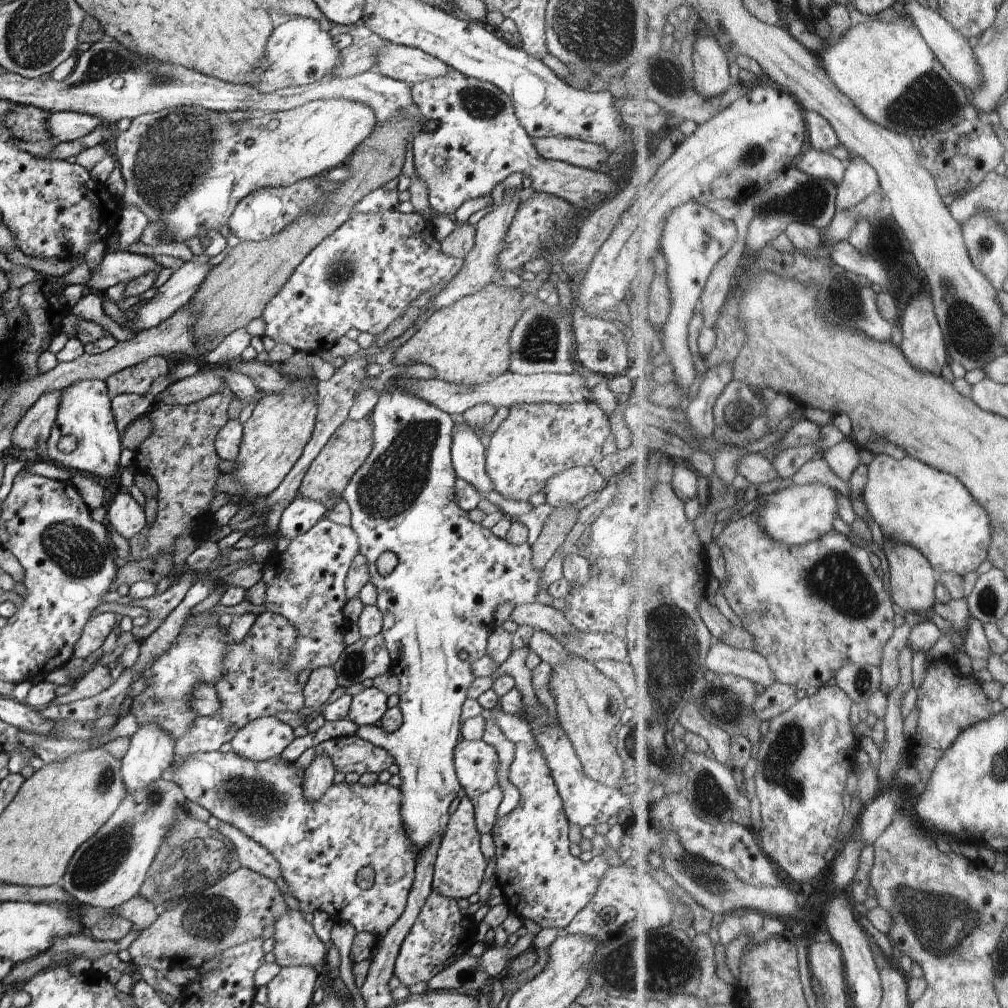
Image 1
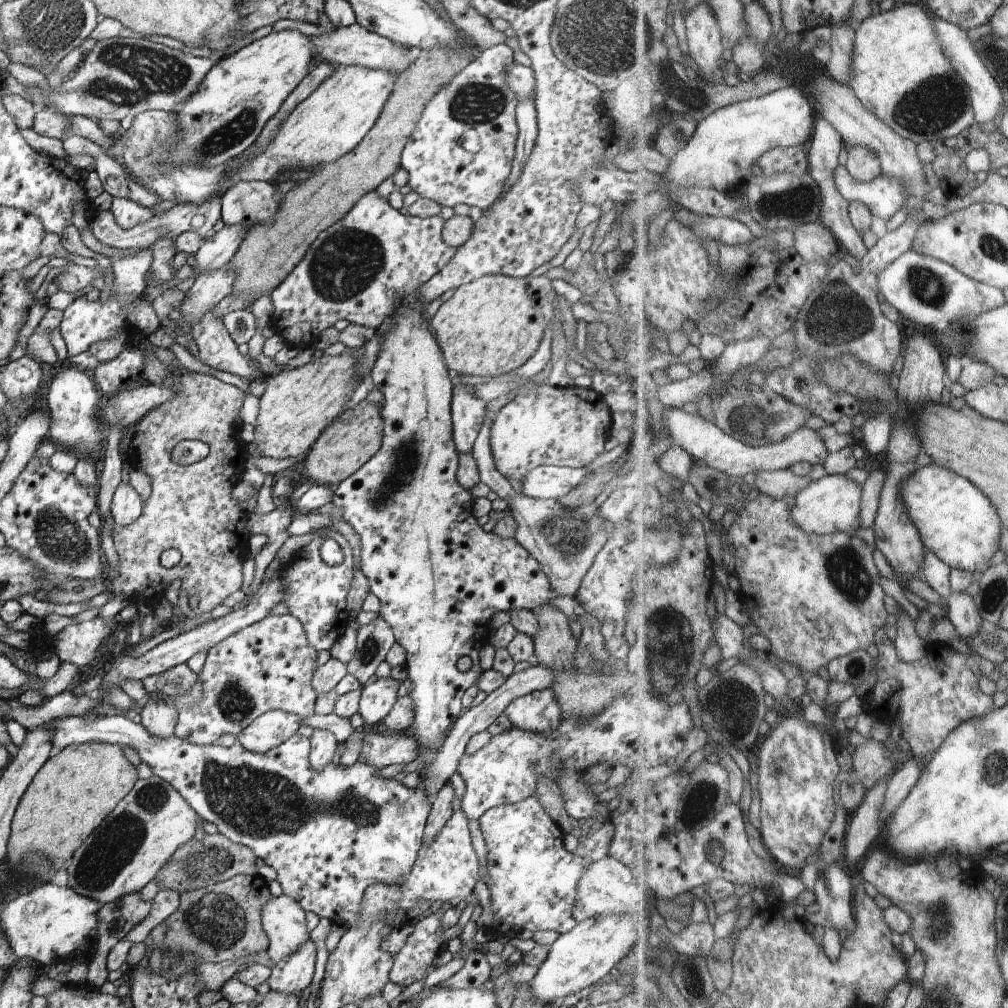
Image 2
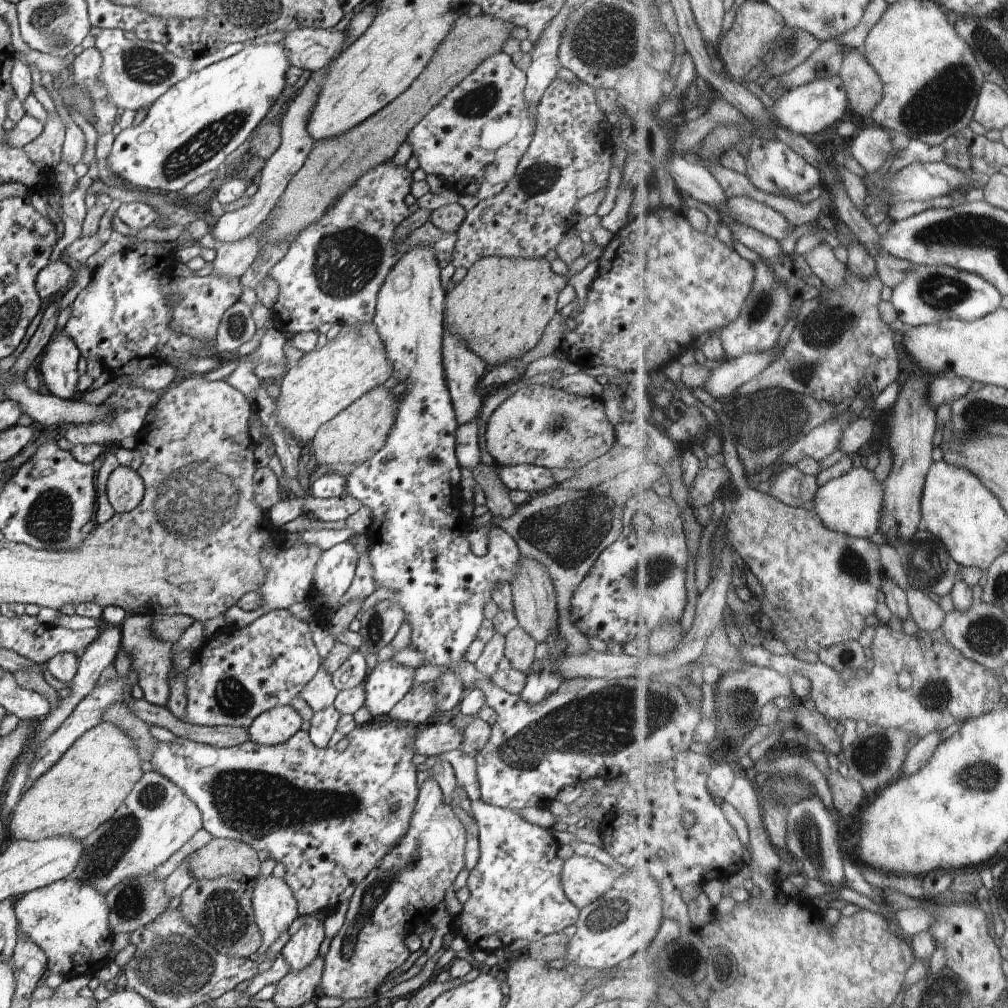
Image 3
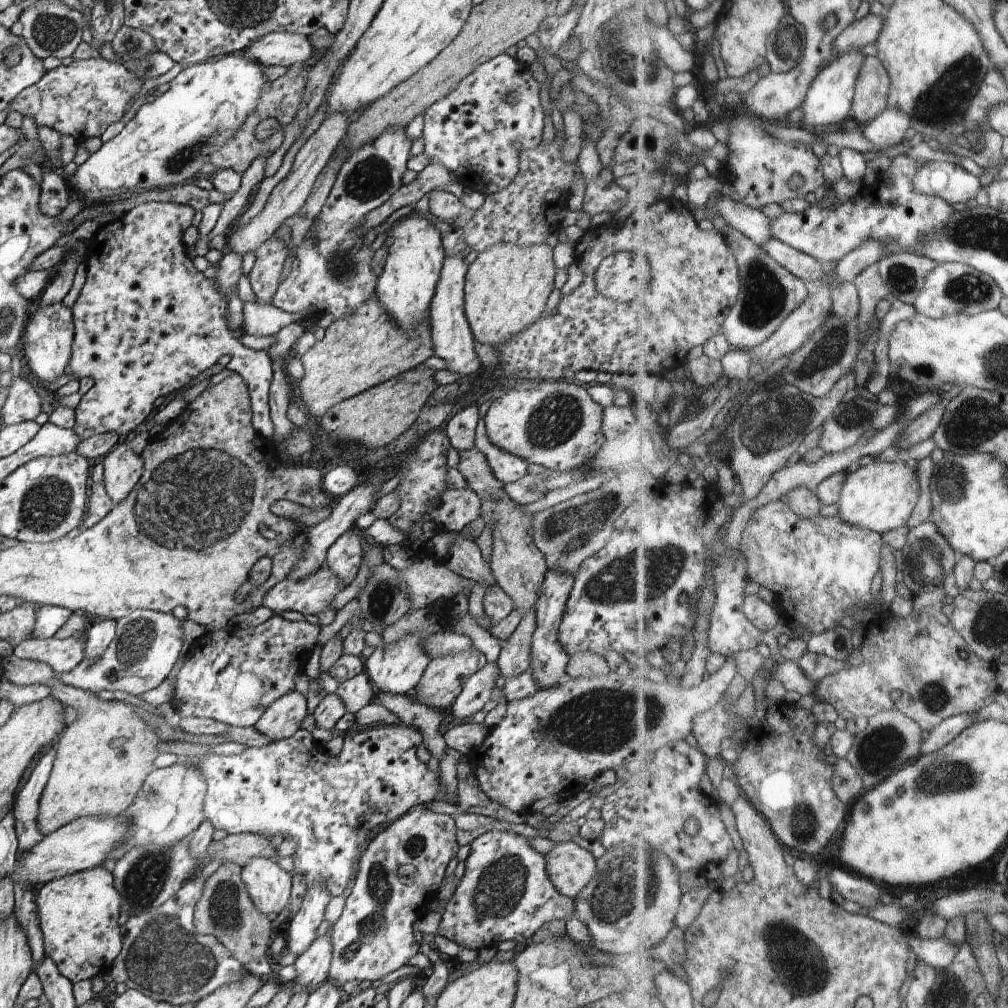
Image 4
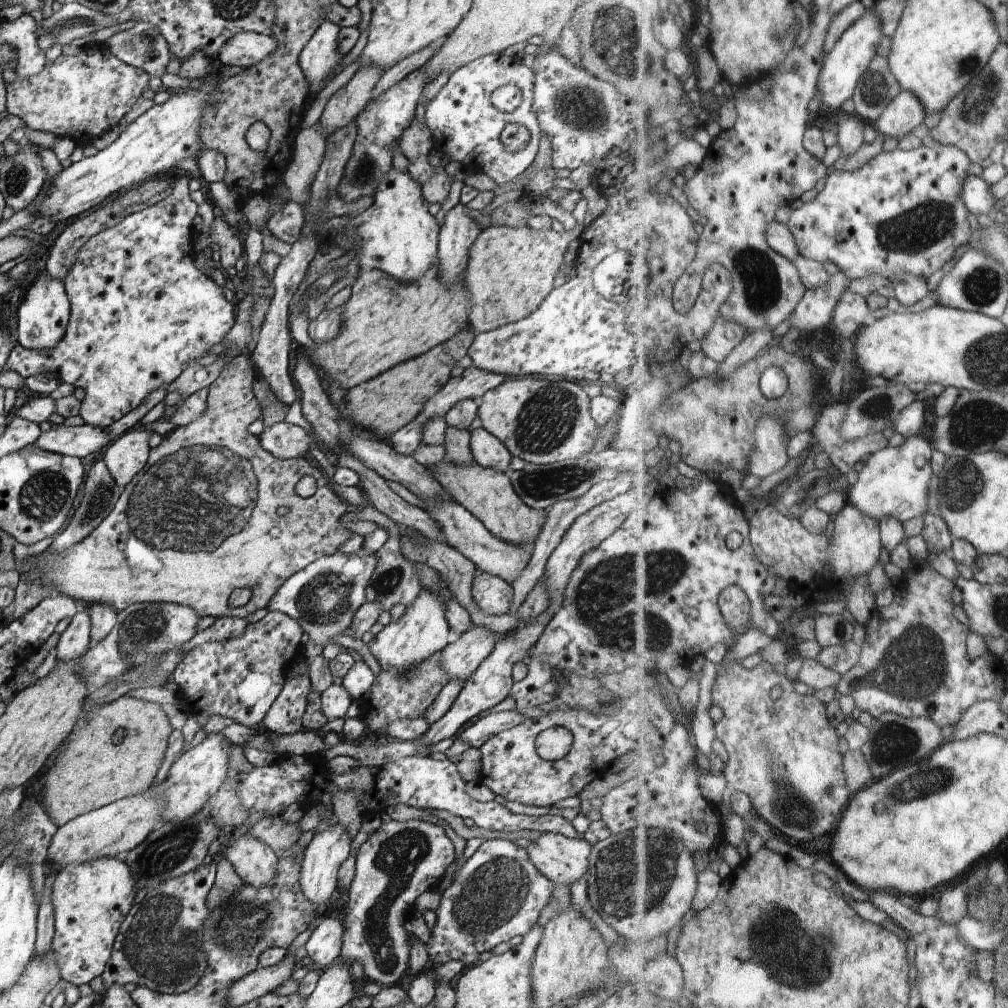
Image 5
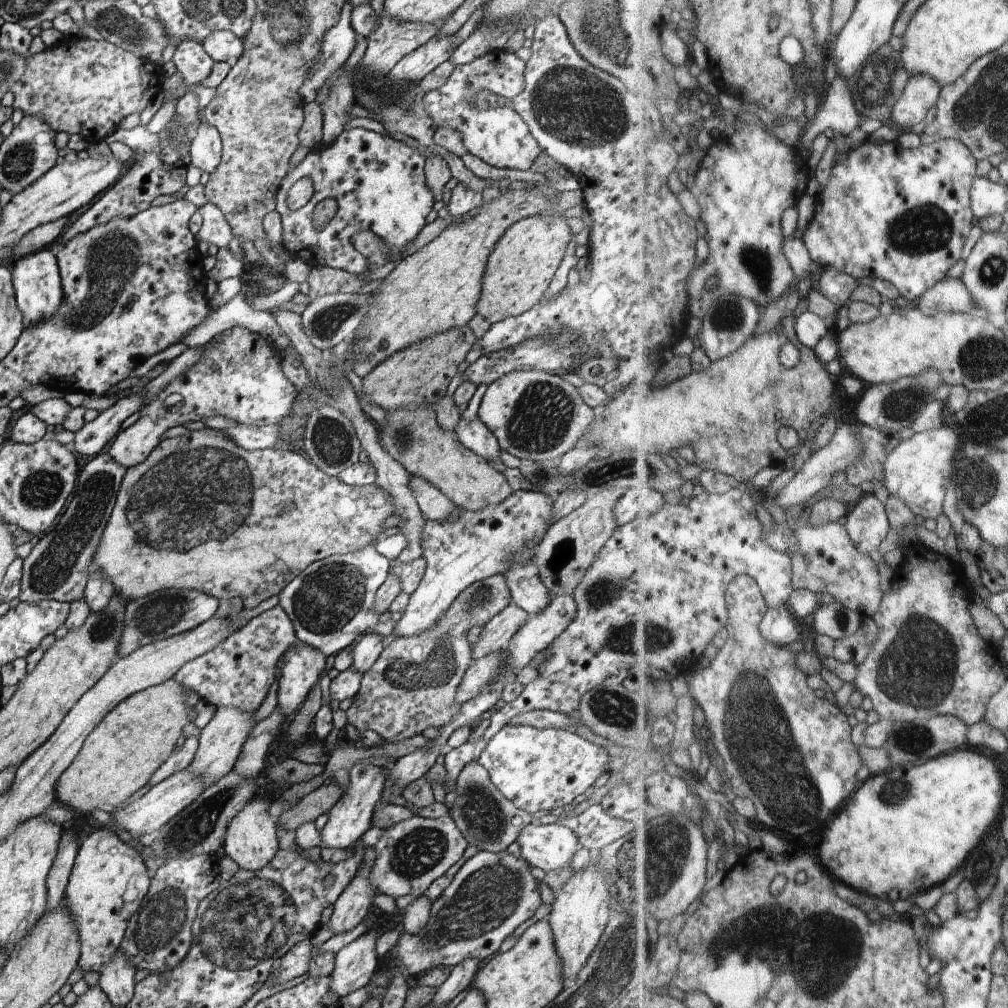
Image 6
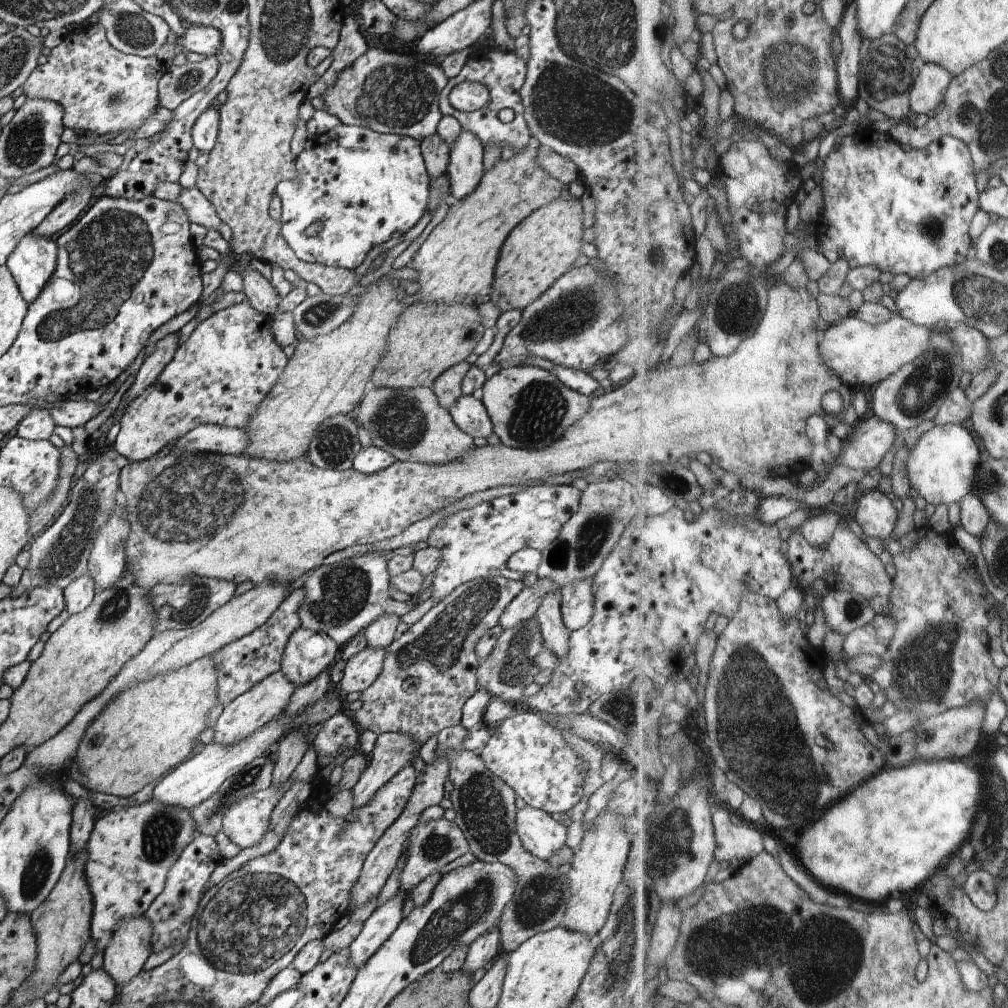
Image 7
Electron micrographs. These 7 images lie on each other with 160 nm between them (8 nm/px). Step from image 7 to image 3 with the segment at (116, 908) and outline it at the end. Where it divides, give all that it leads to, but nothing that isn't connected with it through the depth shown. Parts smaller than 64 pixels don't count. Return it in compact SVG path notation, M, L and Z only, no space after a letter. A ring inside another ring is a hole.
M68 876L30 891L14 903L18 933L33 940L46 953L48 974L93 977L103 963L113 960L110 957L114 938L109 923L110 907L106 895L93 884Z

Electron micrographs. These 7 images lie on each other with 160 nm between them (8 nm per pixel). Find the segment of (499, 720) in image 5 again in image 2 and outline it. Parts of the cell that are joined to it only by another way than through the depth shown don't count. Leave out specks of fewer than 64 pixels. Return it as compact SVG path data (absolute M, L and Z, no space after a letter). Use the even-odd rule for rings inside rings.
M406 731L368 734L364 738L360 757L379 769L389 764L412 762L419 758L419 742Z

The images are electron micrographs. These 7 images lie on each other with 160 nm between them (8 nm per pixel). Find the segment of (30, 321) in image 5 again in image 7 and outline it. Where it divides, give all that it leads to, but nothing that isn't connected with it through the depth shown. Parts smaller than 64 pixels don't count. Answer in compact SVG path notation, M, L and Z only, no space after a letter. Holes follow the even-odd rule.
M28 231L6 261L28 304L38 298L39 292L54 274L57 263L55 238L36 236L33 231Z

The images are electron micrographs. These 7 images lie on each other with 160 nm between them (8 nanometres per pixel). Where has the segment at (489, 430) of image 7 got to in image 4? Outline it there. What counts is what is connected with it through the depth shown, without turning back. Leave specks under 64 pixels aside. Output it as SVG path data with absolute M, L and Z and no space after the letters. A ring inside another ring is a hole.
M482 418L475 428L475 447L484 453L492 474L503 484L517 481L528 474L528 463L519 456L496 446L487 435Z

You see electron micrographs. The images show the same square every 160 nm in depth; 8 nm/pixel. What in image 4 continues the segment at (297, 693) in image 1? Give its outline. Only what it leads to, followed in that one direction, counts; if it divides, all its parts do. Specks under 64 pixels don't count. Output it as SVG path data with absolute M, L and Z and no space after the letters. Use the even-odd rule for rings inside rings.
M278 614L247 629L224 627L206 631L191 643L185 664L177 674L174 707L181 718L198 717L232 727L254 727L273 702L295 689L295 678L304 672L307 660L318 643L318 634L320 625L315 620L289 621Z

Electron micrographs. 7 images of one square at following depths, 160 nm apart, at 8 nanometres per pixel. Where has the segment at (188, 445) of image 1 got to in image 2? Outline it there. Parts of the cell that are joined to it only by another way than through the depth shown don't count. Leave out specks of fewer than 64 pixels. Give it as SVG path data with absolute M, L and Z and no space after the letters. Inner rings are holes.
M142 350L145 356L144 373L148 381L157 387L171 387L174 396L147 412L146 416L136 423L137 429L133 438L127 442L130 446L130 456L138 456L136 466L151 476L151 494L145 500L140 516L127 525L115 525L112 532L113 545L118 555L118 568L112 569L104 562L105 575L103 582L108 588L107 592L114 596L127 596L130 604L152 605L166 594L166 588L172 580L180 578L183 583L179 595L184 592L188 598L196 596L200 612L210 612L216 606L223 604L233 592L240 591L242 584L242 563L246 560L248 539L251 532L245 527L249 514L242 510L240 501L232 497L231 490L236 483L243 481L243 474L250 455L248 444L240 437L241 427L236 424L240 416L240 408L246 393L241 389L224 383L210 374L199 372L181 373L163 364L156 357L154 350ZM180 440L202 440L208 444L209 454L198 462L188 466L172 462L172 448ZM167 548L176 548L181 552L181 560L171 568L160 565L160 554Z

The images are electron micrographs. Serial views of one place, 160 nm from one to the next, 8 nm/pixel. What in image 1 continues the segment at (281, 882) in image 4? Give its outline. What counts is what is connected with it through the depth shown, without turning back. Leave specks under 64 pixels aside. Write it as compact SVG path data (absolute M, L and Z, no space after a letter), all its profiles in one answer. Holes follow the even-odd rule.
M302 911L283 912L273 926L276 964L281 967L311 966L319 970L326 967L328 946L316 934L312 923L304 919Z

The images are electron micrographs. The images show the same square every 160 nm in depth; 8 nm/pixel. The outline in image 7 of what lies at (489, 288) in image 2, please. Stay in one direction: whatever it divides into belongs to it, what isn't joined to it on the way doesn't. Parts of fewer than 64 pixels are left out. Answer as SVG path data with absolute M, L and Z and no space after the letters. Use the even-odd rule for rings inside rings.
M556 197L530 213L505 240L494 271L491 301L501 310L522 310L534 302L550 285L572 269L582 253L582 203L580 199Z

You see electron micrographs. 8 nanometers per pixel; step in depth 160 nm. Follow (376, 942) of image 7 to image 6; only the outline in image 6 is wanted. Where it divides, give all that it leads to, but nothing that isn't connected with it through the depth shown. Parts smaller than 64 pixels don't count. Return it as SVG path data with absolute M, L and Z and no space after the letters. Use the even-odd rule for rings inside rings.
M374 925L336 954L335 967L328 977L329 989L339 998L367 986L381 967L381 957L376 953L376 942L380 936L379 926Z

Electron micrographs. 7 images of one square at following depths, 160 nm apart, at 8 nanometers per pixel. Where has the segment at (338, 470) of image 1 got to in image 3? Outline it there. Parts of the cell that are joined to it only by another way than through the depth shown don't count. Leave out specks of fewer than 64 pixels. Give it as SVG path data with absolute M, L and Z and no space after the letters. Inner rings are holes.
M378 385L363 394L332 420L325 422L316 431L308 447L313 451L320 464L326 464L330 470L340 462L344 464L362 464L370 460L383 446L393 427L401 395L394 396L389 388Z

